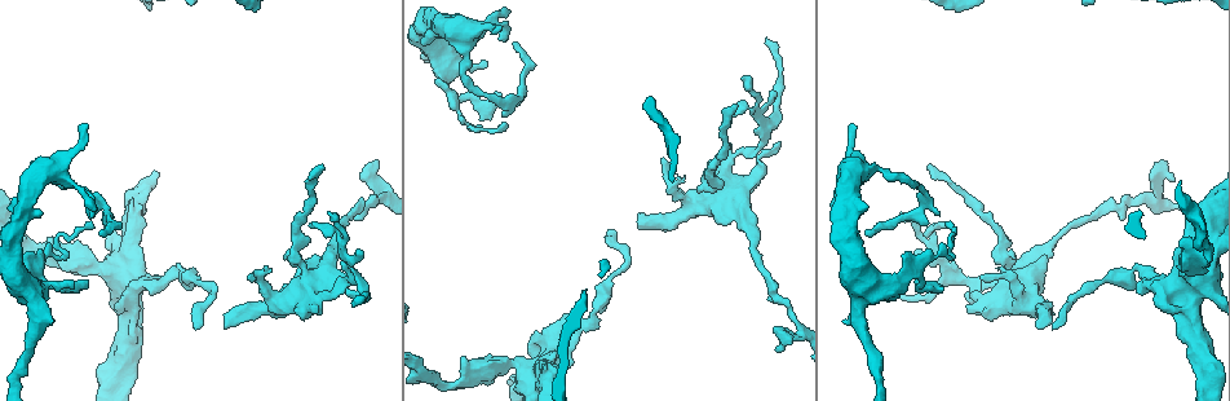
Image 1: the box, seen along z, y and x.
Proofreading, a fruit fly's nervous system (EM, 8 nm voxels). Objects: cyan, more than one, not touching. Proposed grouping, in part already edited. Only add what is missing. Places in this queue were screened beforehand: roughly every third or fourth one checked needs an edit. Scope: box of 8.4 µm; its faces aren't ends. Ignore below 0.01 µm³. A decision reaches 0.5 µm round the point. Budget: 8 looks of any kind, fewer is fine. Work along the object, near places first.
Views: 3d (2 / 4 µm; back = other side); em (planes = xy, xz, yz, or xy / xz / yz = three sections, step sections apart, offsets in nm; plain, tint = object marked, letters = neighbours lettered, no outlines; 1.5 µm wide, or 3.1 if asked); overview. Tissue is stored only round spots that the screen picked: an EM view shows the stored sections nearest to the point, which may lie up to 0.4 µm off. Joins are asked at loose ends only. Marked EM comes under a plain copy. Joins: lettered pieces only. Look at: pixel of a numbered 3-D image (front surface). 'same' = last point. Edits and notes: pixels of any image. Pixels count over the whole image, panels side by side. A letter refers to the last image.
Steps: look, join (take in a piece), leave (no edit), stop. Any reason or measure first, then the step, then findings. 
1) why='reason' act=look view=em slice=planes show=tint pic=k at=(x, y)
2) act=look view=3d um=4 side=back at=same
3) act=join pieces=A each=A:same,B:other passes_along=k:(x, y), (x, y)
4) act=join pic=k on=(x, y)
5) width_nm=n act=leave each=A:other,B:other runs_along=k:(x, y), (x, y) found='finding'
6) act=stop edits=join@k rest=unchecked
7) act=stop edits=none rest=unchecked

why='thin end' act=look view=em slice=planes show=letters pic=1 at=(944, 228)

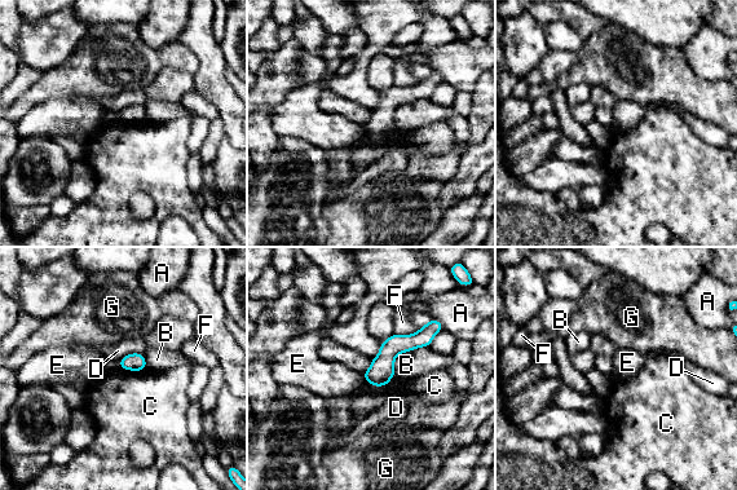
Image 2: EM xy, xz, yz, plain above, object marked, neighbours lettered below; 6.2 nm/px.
act=leave each=A:other,B:other,C:other,D:other,E:other,F:other,G:other border=2:(120, 367), (131, 370), (146, 369) found='no lettered piece goes on from it'

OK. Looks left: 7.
why='free end' act=look view=3d um=4 pic=1 at=(637, 214)

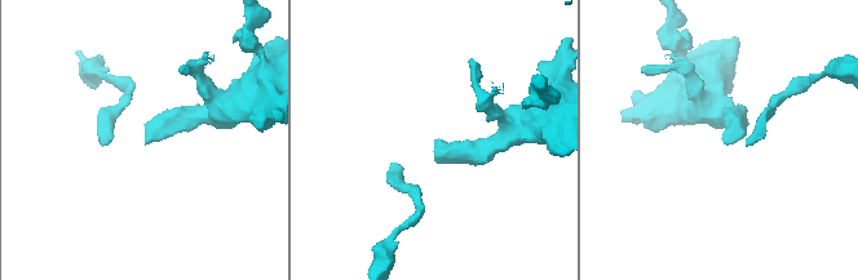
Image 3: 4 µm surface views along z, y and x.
why='need the tissue' act=look view=em slice=planes show=letters pic=3 at=(724, 143)

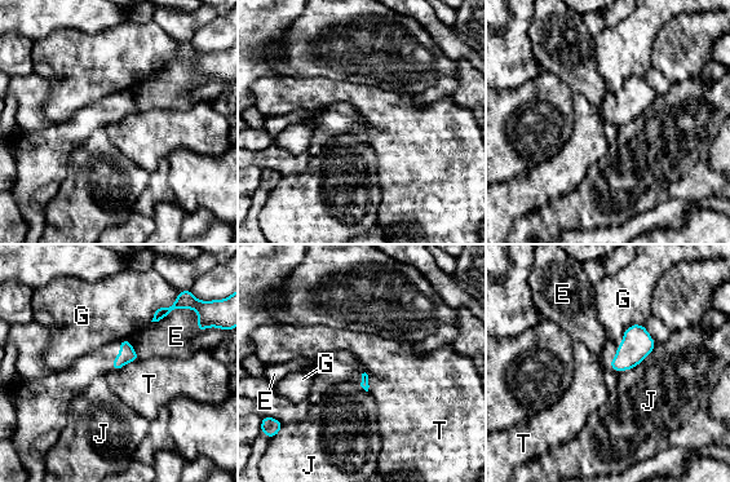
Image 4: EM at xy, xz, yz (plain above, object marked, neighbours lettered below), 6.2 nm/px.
act=leave each=E:other,G:other,J:other,T:other border=4:(138, 358), (124, 363), (118, 370) found='none of them fits'

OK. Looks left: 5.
act=stop edits=none rest=unchecked

